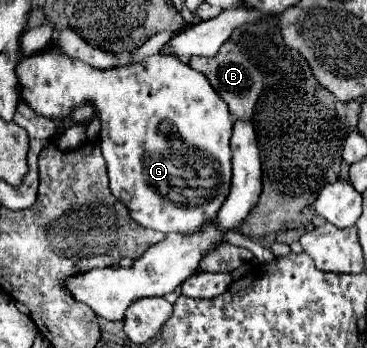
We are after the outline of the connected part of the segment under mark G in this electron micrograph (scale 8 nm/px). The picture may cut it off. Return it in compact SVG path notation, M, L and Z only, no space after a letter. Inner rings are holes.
M51 47L47 51L23 57L21 63L17 65L17 79L21 85L21 101L25 101L37 115L53 119L55 123L59 123L57 127L61 127L65 121L69 121L69 115L73 111L77 111L77 107L83 105L91 105L97 111L97 117L101 119L101 149L103 149L103 157L107 161L107 171L109 171L109 187L111 193L129 207L131 217L149 229L161 231L161 233L169 233L169 231L181 231L181 233L193 233L199 231L207 221L213 221L219 207L223 205L223 201L229 195L229 185L231 185L231 151L229 151L229 139L231 139L231 131L233 131L233 119L229 109L225 107L223 99L213 91L213 87L209 87L209 81L195 69L189 69L187 63L167 57L167 55L151 55L145 61L137 63L137 65L127 65L127 67L113 67L113 69L95 69L89 63L81 61L81 59L73 59L69 55L65 55L61 49Z

